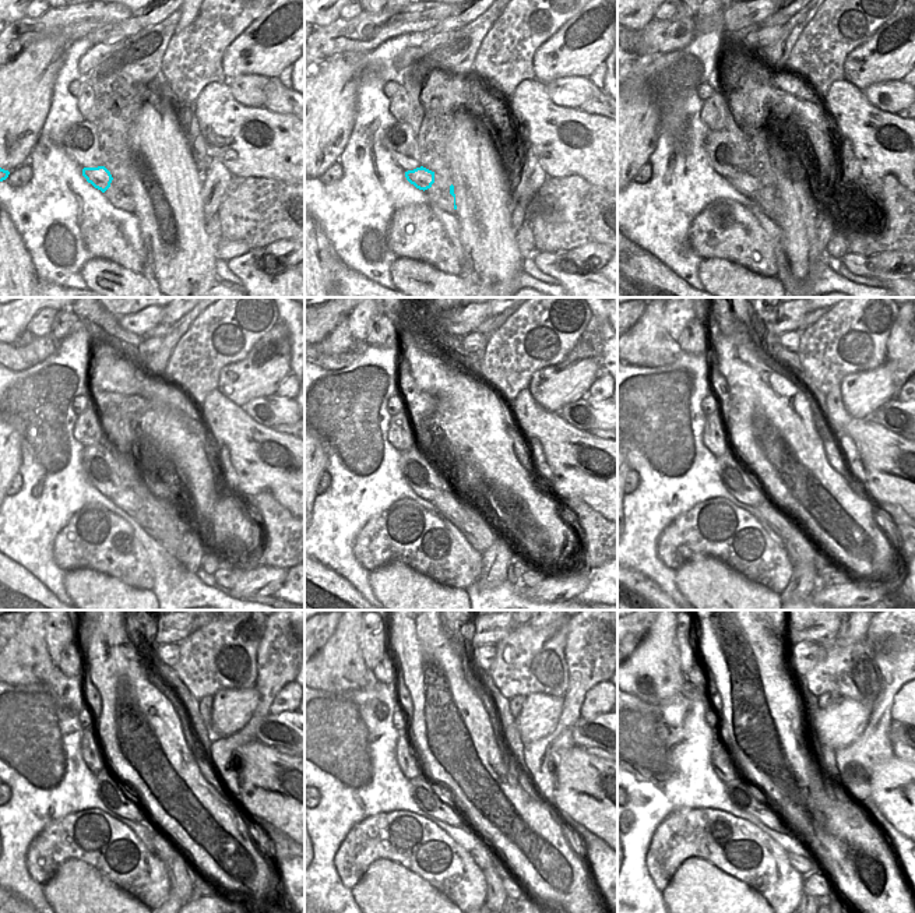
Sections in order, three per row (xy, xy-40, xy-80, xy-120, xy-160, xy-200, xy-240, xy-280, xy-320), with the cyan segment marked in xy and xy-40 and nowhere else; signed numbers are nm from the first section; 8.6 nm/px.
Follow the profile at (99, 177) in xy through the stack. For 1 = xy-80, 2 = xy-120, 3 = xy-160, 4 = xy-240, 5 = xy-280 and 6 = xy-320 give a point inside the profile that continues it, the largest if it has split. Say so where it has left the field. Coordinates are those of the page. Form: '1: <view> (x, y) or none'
1: xy-80 (760, 189)
2: xy-120 (158, 522)
3: xy-160 (454, 503)
4: xy-240 (180, 877)
5: xy-280 (493, 870)
6: xy-320 (805, 866)

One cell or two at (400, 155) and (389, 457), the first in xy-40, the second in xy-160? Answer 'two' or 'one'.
two

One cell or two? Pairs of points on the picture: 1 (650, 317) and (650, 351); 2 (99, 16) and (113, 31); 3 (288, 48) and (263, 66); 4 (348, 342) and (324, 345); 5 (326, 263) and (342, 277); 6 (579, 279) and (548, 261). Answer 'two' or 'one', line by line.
1: one
2: two
3: one
4: one
5: two
6: one

